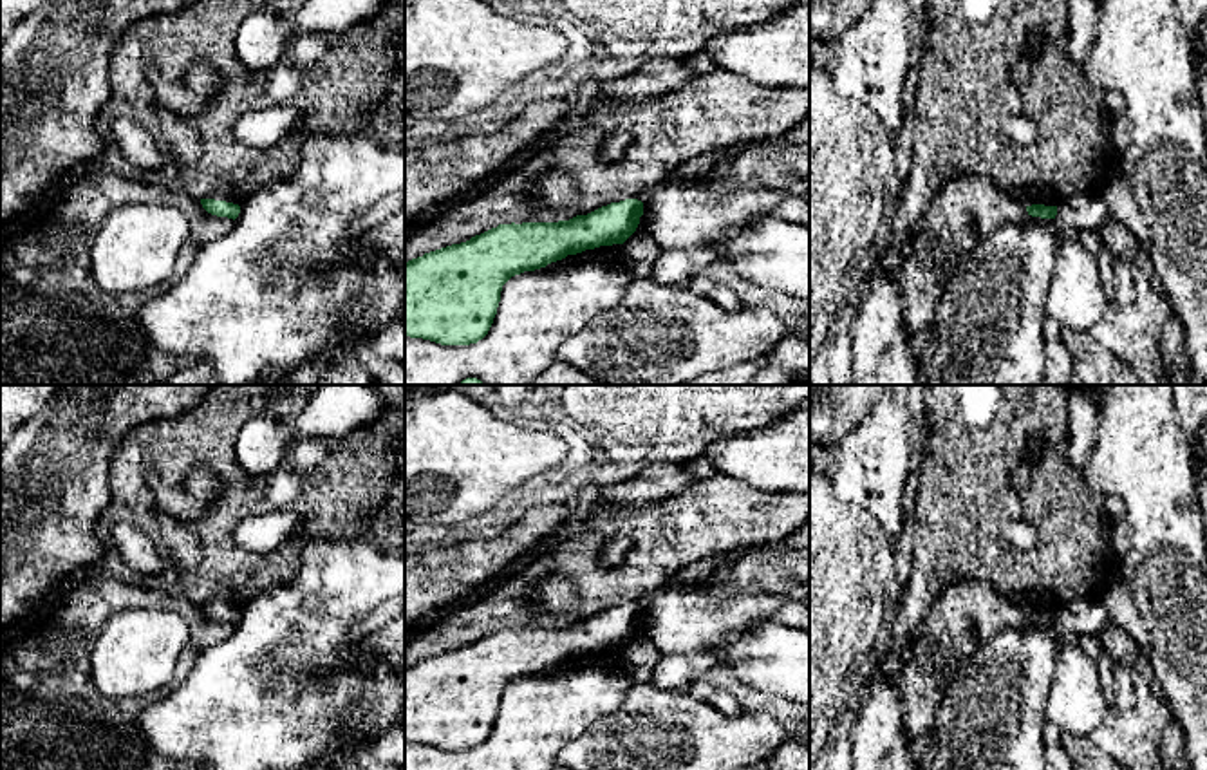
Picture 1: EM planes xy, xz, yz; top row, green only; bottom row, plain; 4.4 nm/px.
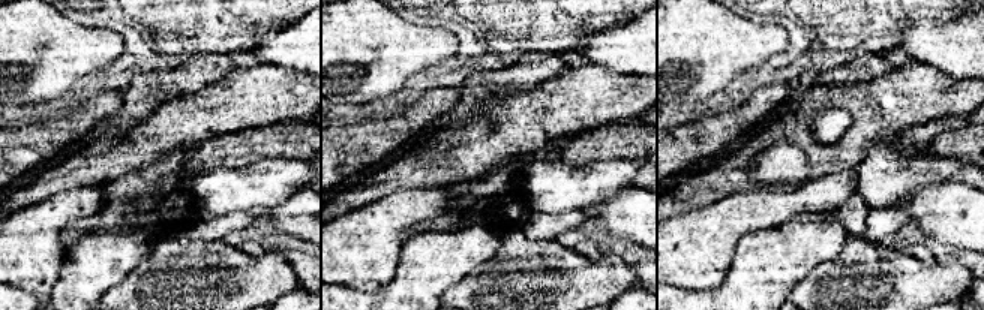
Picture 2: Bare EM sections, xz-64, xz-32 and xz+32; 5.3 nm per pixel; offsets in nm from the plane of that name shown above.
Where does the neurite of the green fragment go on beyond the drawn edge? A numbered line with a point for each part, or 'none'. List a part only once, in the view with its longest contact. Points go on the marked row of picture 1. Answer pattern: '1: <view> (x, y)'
none

